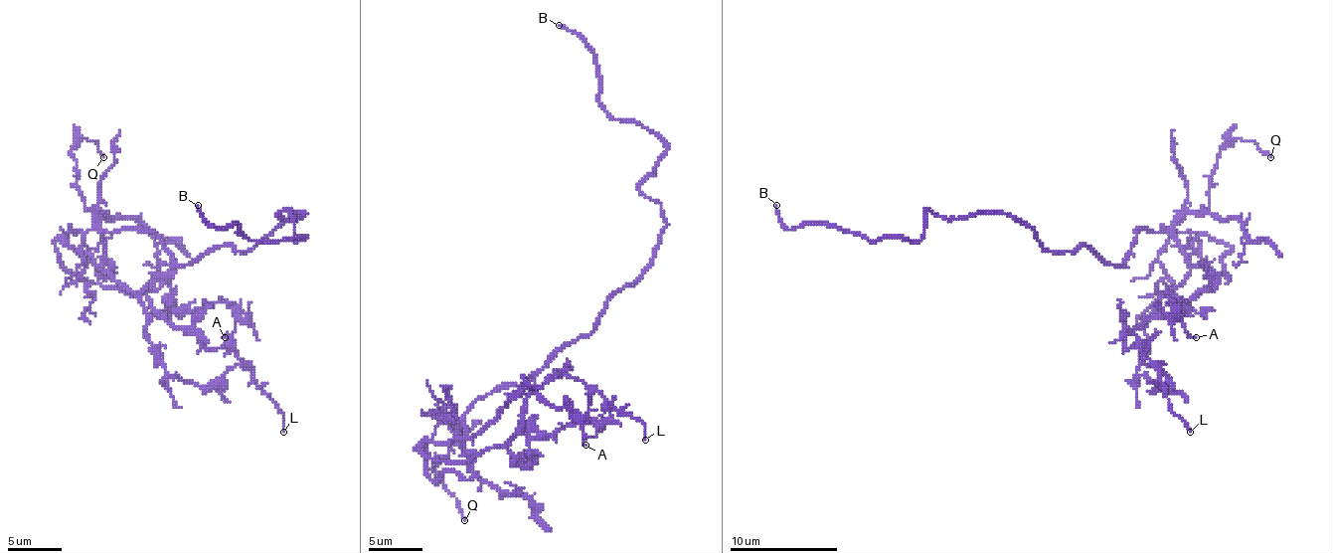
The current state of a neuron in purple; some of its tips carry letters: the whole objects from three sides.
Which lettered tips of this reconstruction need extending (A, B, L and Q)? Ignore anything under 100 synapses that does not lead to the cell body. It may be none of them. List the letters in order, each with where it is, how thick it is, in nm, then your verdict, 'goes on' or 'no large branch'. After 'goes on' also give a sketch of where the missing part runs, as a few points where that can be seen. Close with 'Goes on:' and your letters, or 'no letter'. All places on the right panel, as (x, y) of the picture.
A: (1196, 337) | 100 nm | no large branch
B: (776, 205) | 130 nm | goes on | (776, 205), (754, 154), (751, 111), (744, 92), (744, 63), (757, 55)
L: (1190, 432) | 120 nm | no large branch
Q: (1270, 157) | 130 nm | no large branch
Goes on: B

